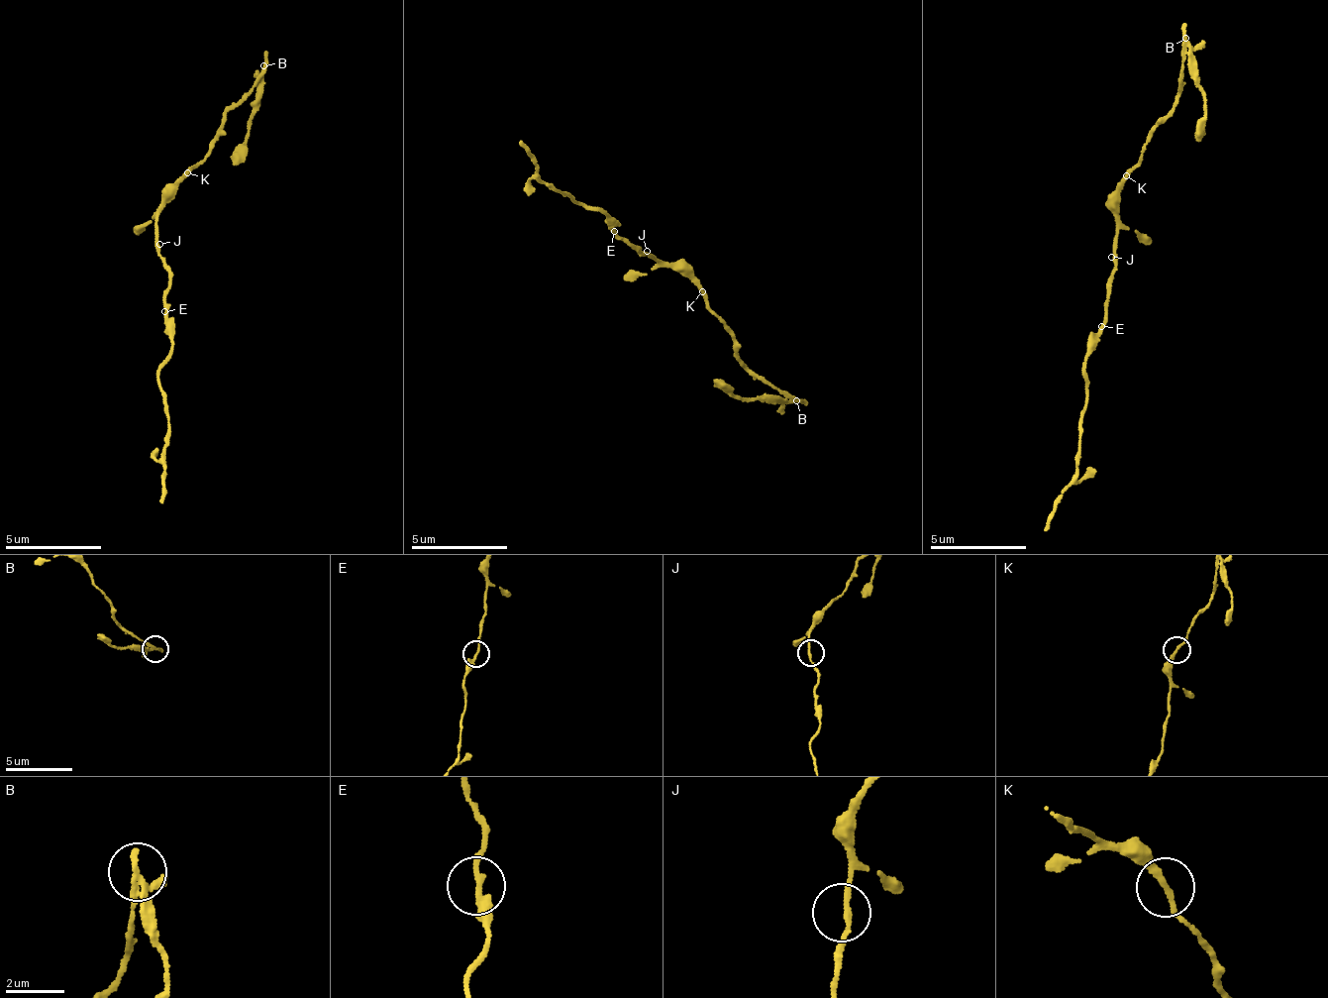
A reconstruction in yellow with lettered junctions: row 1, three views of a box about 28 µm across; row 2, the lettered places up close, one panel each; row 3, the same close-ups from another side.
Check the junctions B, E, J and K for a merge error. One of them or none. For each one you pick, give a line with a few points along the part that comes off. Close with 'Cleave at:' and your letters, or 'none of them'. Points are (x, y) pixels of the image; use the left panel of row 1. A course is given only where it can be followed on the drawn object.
B: foreign part runs (262, 64), (258, 102), (246, 129), (246, 158), (232, 166)
Cleave at: B

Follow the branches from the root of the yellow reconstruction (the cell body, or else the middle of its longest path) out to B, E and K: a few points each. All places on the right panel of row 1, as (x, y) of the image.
B: (1117, 258), (1121, 192), (1142, 160), (1148, 139), (1172, 107), (1185, 38)
E: (1117, 258), (1109, 287), (1109, 301), (1105, 306), (1105, 320), (1101, 326)
K: (1117, 258), (1117, 215), (1121, 187), (1126, 175)

